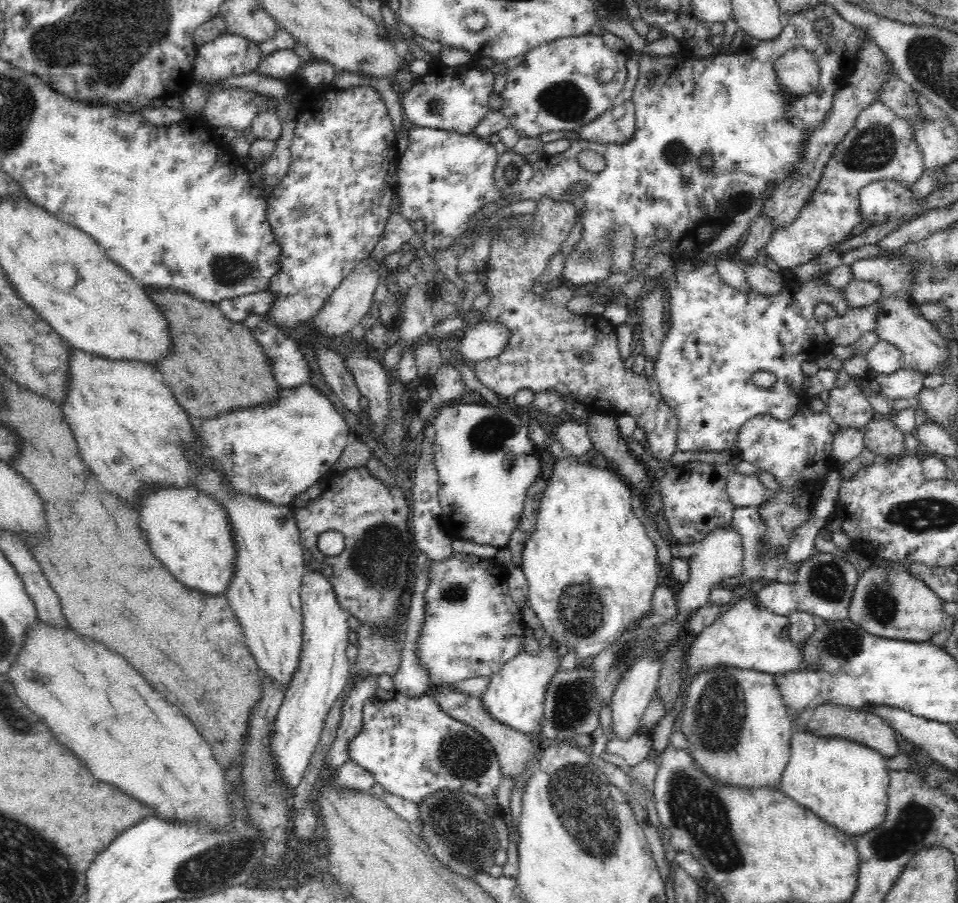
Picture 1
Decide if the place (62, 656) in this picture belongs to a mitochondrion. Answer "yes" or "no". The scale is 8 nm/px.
no

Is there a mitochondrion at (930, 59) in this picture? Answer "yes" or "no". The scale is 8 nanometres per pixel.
yes

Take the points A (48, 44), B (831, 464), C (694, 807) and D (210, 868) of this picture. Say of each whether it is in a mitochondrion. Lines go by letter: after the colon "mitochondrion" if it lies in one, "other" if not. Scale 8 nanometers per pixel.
A: mitochondrion
B: other
C: mitochondrion
D: mitochondrion

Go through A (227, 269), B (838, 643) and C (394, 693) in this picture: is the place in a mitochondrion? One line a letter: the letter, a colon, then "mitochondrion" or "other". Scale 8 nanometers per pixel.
A: mitochondrion
B: mitochondrion
C: other

